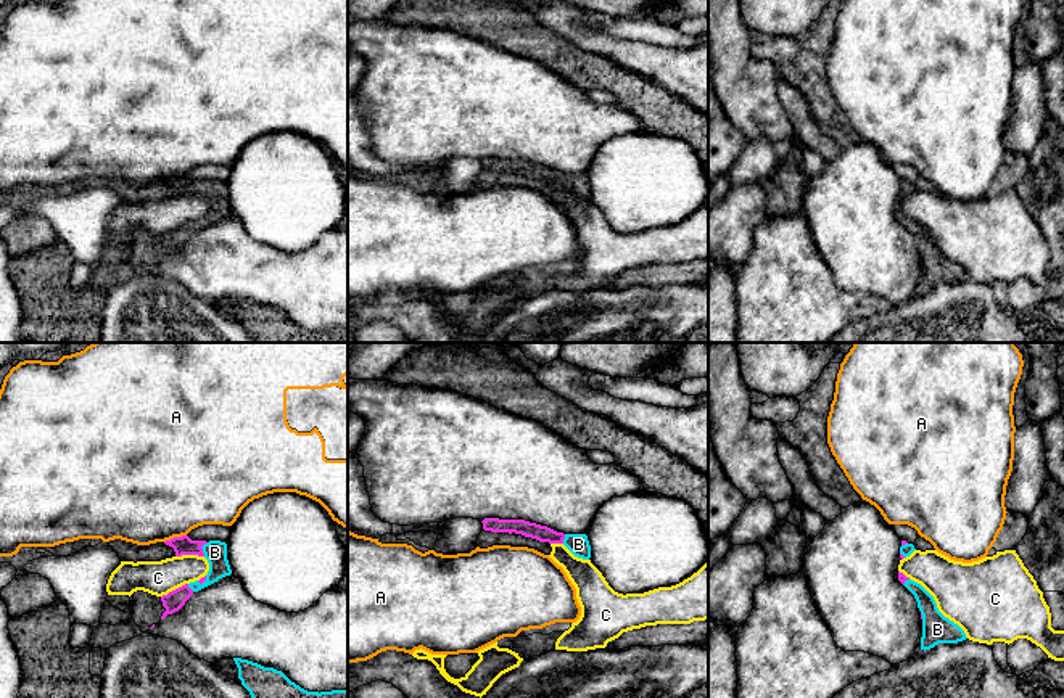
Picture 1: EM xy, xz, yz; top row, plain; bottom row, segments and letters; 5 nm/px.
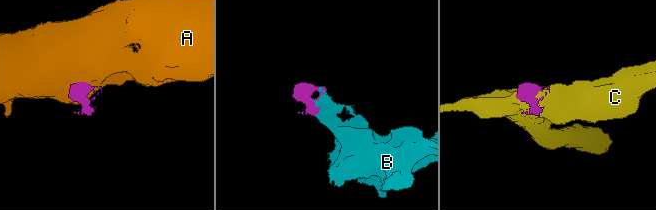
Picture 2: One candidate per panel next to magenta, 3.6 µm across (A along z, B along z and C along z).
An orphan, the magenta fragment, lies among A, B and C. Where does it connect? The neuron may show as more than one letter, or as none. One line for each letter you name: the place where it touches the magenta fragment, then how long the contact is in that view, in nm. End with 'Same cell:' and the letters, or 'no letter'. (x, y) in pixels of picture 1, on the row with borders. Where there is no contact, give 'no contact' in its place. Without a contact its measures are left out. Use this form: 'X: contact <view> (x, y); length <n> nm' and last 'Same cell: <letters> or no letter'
B: contact xy (202, 549); length 80 nm
Same cell: B

